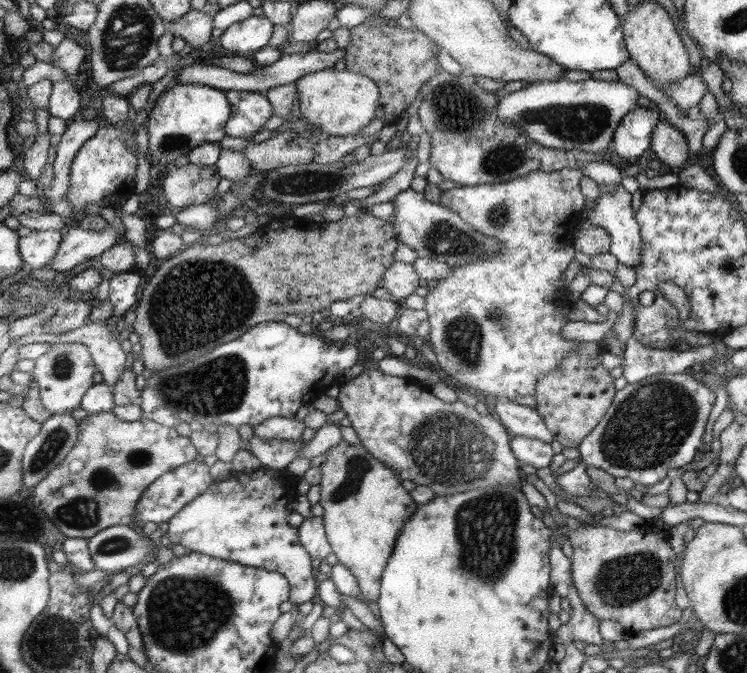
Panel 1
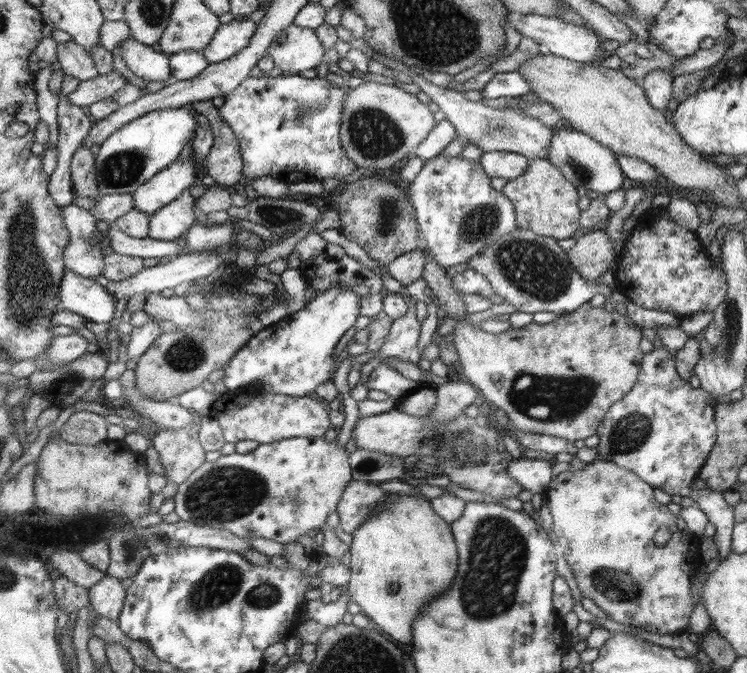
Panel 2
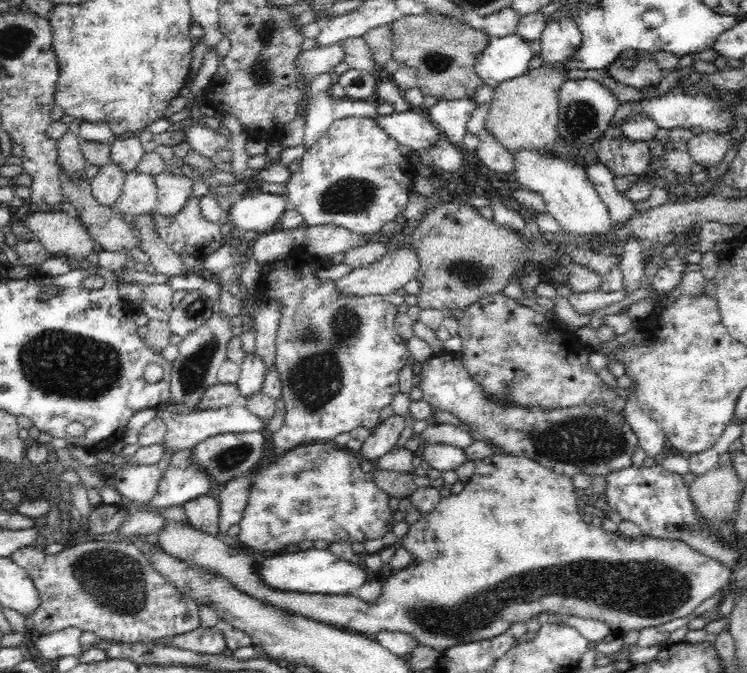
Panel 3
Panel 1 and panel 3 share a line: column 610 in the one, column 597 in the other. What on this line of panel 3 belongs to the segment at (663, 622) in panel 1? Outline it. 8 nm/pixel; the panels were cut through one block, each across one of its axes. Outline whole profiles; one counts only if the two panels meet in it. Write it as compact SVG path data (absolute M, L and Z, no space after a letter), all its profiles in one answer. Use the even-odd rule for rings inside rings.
M494 453L490 457L482 460L474 461L475 469L472 476L466 481L466 484L459 486L450 492L444 492L444 496L440 502L437 503L436 509L426 516L422 516L418 522L410 525L408 533L397 545L405 548L408 553L412 554L410 564L397 570L385 580L382 586L382 594L376 602L364 602L356 595L344 594L308 594L308 593L288 593L277 592L270 588L265 588L261 584L260 577L256 575L256 568L258 564L256 560L246 554L244 550L226 546L219 536L214 537L204 532L194 529L190 524L182 524L180 522L169 521L167 526L158 534L158 546L162 547L168 554L175 556L175 558L185 560L192 567L203 568L206 572L212 572L212 575L223 576L228 582L234 583L236 587L244 593L251 595L252 598L262 599L272 606L280 607L283 610L290 611L293 614L306 615L308 618L315 619L317 622L327 623L328 625L338 627L345 631L352 631L364 636L372 637L383 631L399 631L405 634L410 634L422 646L430 646L439 653L443 653L448 648L458 644L467 644L477 642L477 640L492 639L501 636L505 632L510 631L510 627L516 623L525 623L530 618L537 618L538 614L548 612L548 614L566 614L566 616L579 616L580 618L592 618L605 622L608 626L620 634L626 634L631 630L640 631L644 628L660 626L666 624L670 620L677 620L692 614L697 606L700 606L704 600L712 598L716 592L722 589L730 588L731 571L725 569L724 566L718 565L712 558L704 554L697 553L690 545L684 544L682 541L672 541L669 539L658 539L648 537L647 535L638 536L638 538L628 539L619 536L612 528L608 526L596 528L593 525L588 525L583 520L583 512L577 506L576 488L572 483L572 479L567 476L556 474L542 466L535 459L526 458L523 455L504 455L501 453Z

